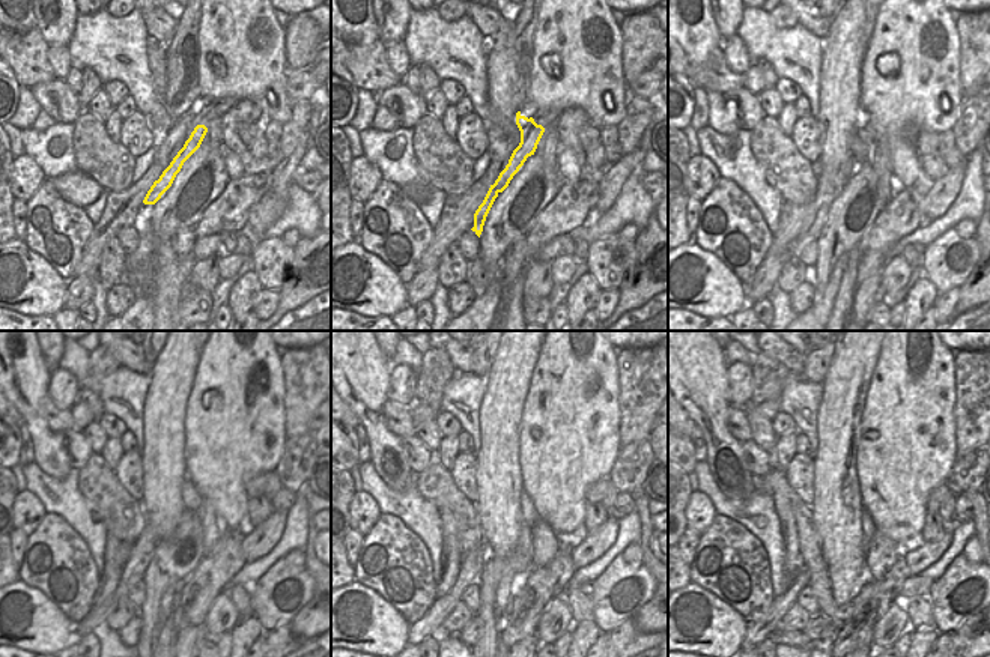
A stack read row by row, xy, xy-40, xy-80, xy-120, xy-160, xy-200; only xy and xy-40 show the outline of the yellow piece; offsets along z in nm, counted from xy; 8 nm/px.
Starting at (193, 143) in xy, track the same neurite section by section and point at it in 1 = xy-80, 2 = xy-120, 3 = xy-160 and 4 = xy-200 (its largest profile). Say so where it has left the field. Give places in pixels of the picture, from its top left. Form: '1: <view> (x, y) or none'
1: xy-80 (829, 184)
2: xy-120 (142, 551)
3: xy-160 (473, 563)
4: xy-200 (757, 632)

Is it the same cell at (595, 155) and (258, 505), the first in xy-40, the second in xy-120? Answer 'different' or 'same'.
same

